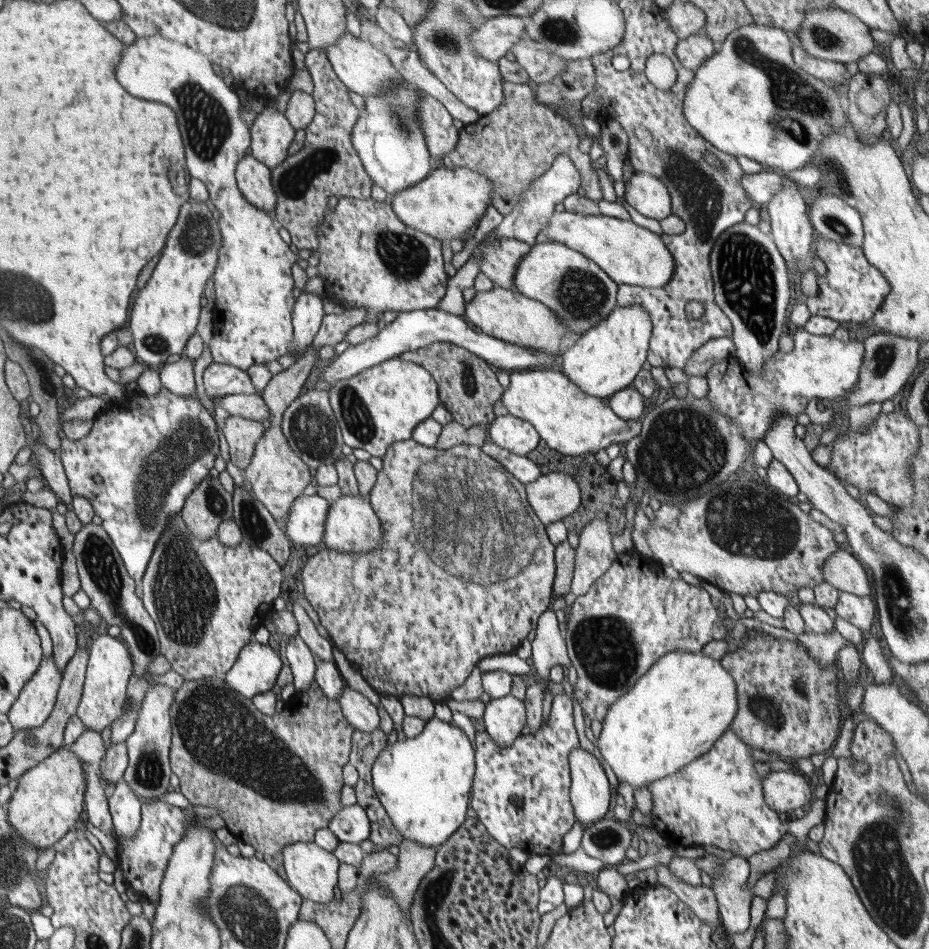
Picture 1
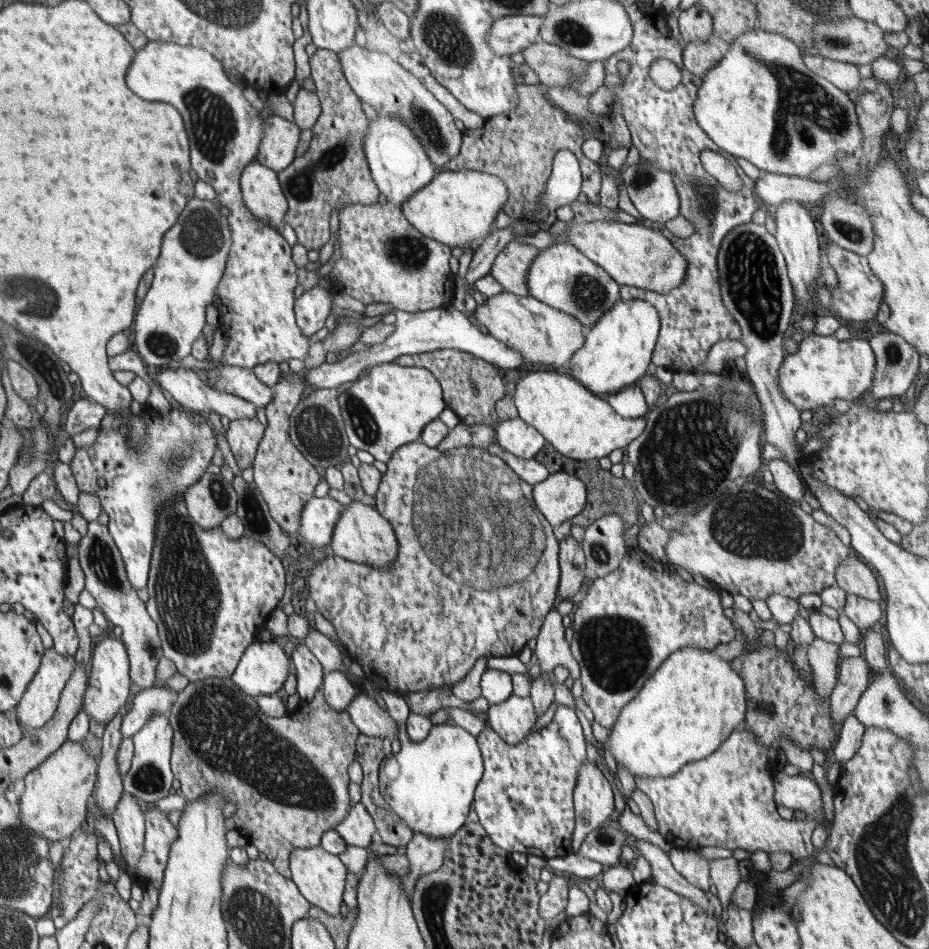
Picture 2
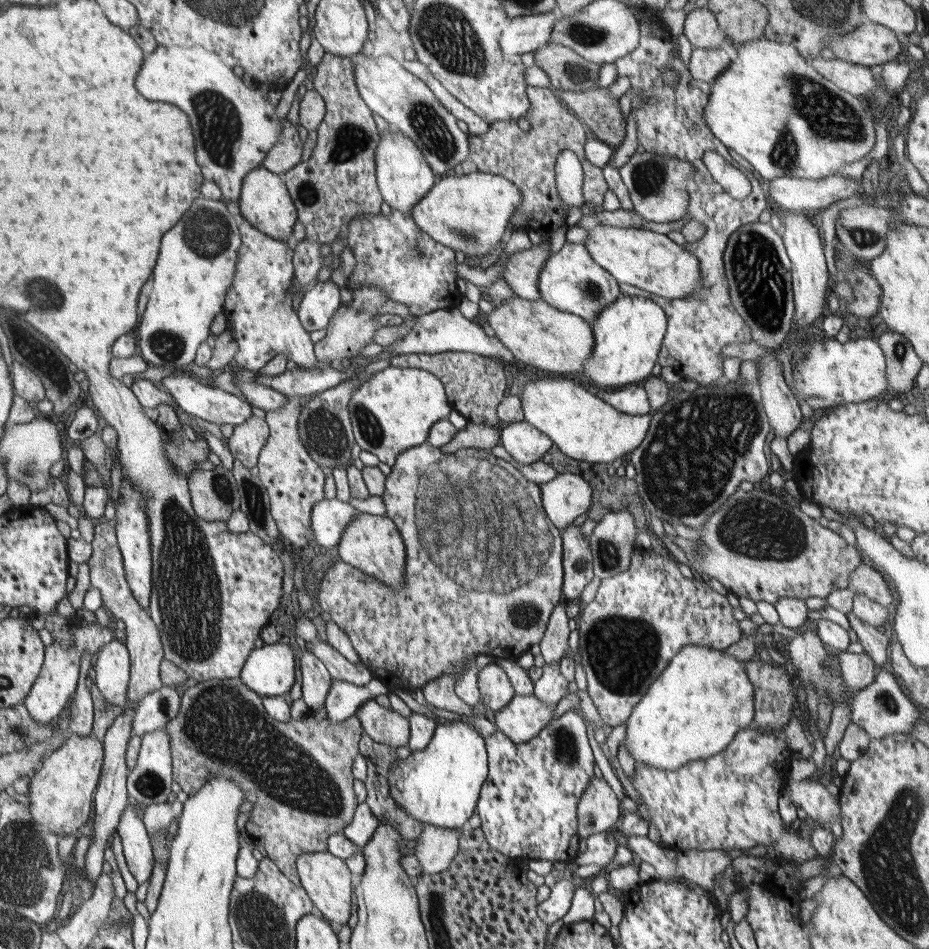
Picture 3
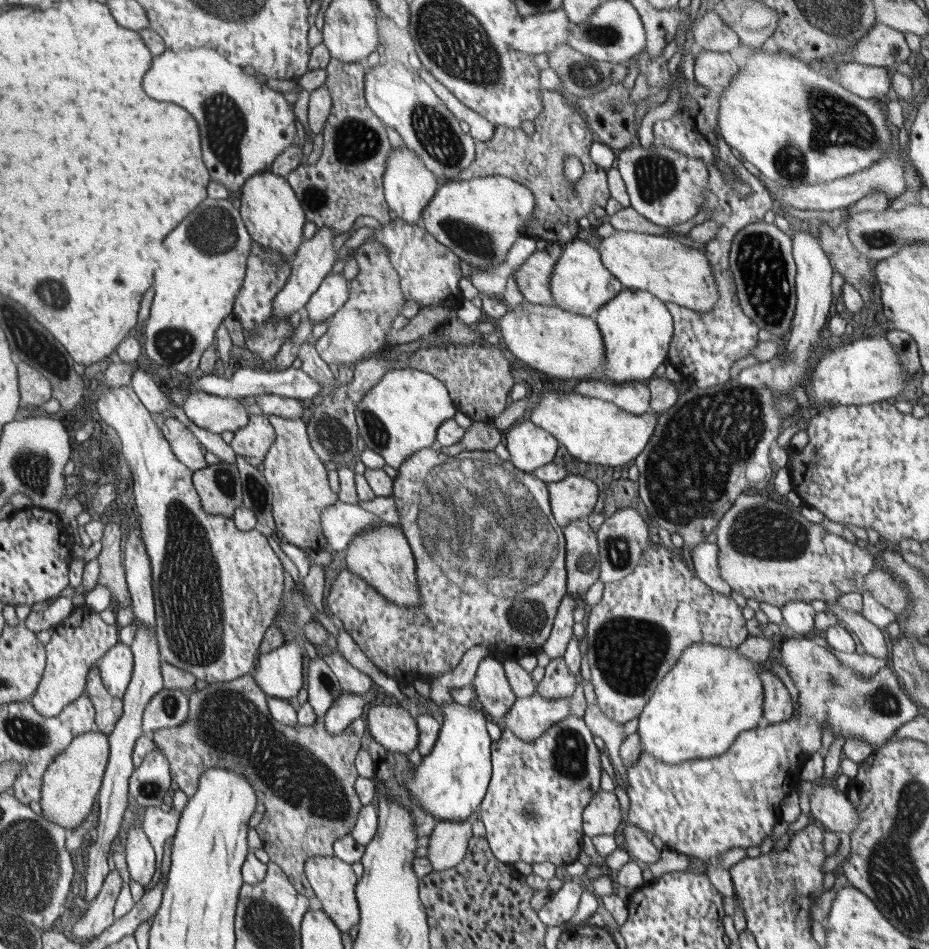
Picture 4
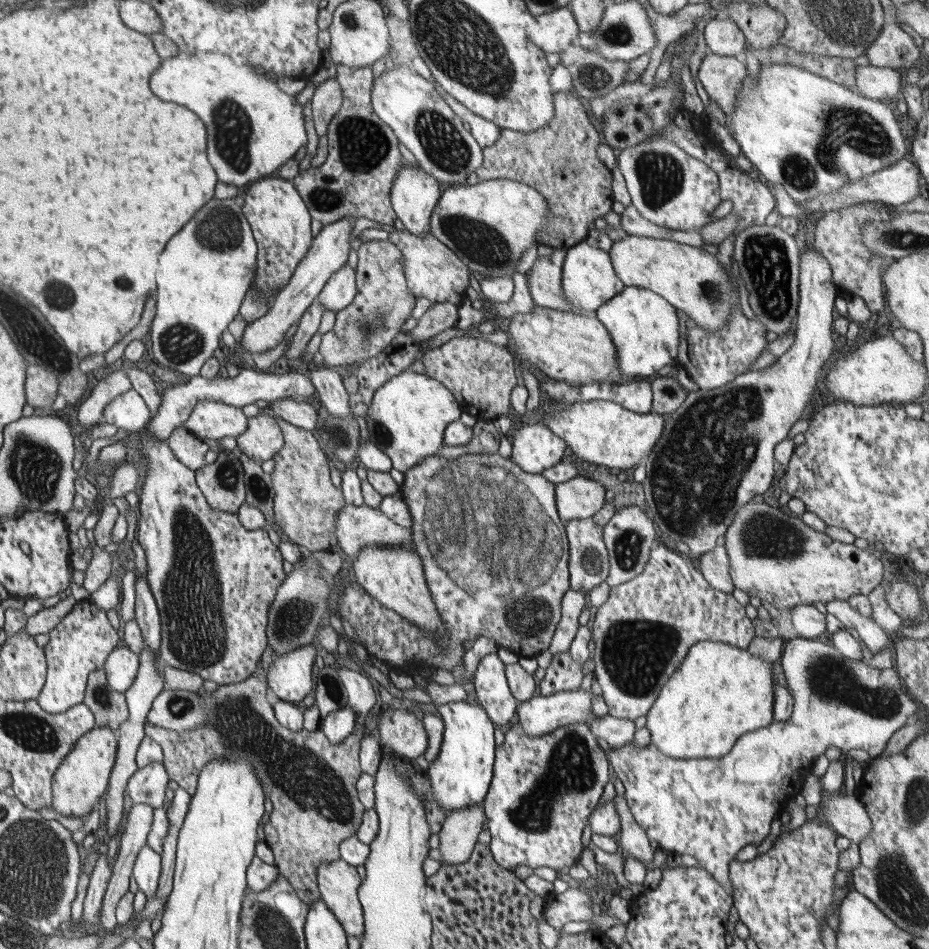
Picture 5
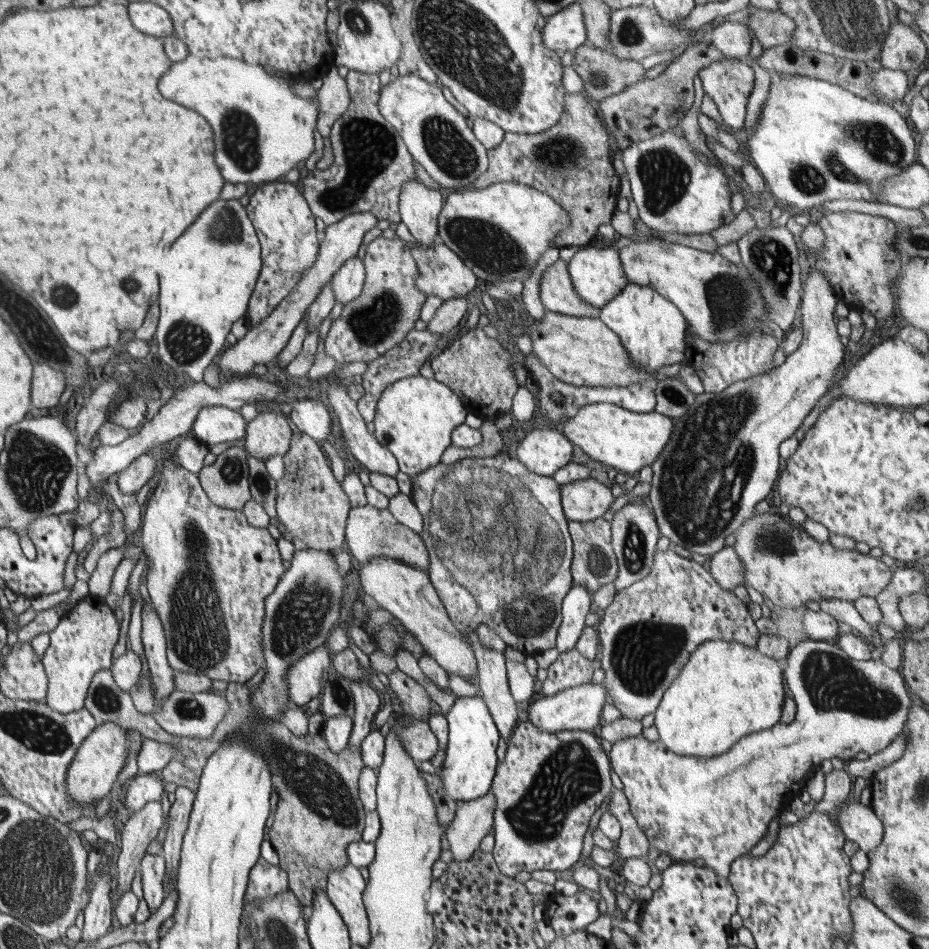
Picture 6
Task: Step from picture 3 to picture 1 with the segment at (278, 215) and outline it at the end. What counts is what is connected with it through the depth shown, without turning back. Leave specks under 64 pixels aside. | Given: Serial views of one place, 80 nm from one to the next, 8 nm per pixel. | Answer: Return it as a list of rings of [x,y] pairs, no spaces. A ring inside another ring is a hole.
[[[250,153],[237,166],[237,185],[250,205],[273,216],[276,209],[276,191],[271,179],[271,168]]]

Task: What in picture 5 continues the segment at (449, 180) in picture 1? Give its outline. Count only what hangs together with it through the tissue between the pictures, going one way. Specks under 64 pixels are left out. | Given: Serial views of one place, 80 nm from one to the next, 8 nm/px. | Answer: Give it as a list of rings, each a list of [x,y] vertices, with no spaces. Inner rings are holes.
[[[492,178],[476,184],[451,185],[440,194],[438,205],[430,217],[430,231],[439,242],[453,250],[462,263],[479,278],[514,276],[516,267],[526,249],[537,248],[538,233],[546,227],[548,202],[540,191],[527,184],[506,179]]]

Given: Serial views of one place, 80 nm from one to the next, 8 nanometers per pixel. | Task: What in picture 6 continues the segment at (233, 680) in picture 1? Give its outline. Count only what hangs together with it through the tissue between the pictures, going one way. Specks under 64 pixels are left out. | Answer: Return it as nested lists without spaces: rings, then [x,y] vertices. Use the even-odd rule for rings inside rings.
[[[324,647],[315,648],[312,652],[297,660],[286,672],[288,698],[296,706],[304,707],[312,699],[320,698],[322,693],[323,672],[330,668],[330,650]]]

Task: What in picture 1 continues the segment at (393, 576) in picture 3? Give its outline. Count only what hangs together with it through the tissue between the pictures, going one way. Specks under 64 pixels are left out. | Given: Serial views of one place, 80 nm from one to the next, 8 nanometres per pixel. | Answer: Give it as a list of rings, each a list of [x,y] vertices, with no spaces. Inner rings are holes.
[[[342,493],[341,499],[330,502],[323,538],[329,548],[340,552],[369,552],[383,545],[383,526],[368,499]]]

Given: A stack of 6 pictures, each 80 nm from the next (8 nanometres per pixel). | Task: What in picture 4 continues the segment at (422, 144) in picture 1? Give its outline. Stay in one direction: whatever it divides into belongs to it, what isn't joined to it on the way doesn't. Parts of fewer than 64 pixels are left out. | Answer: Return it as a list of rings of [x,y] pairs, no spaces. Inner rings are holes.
[[[407,146],[393,149],[387,156],[387,165],[383,174],[383,191],[389,210],[394,211],[402,221],[410,225],[421,225],[422,211],[430,205],[438,190],[438,182],[433,172],[426,168],[420,157]]]

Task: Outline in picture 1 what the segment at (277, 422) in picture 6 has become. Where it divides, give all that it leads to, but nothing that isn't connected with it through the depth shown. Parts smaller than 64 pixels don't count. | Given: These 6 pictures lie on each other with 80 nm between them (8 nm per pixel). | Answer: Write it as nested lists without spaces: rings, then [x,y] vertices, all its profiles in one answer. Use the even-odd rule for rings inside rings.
[[[229,416],[221,423],[230,448],[230,461],[243,471],[251,464],[257,442],[264,436],[265,428],[261,422],[240,416]]]

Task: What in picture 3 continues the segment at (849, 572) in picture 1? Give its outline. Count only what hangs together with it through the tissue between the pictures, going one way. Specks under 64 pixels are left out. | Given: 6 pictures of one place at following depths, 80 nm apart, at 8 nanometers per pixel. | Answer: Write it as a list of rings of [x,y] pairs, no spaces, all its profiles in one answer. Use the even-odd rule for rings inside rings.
[[[867,562],[859,564],[856,570],[851,570],[849,589],[856,592],[857,595],[860,593],[866,595],[890,611],[897,606],[891,586],[888,586],[882,574]]]

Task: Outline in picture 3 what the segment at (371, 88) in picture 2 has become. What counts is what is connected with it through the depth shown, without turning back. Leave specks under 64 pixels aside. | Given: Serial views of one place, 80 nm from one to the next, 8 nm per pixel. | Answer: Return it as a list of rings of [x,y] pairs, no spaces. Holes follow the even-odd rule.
[[[359,52],[350,56],[350,60],[355,64],[357,87],[367,107],[414,142],[435,173],[455,174],[469,156],[470,134],[458,127],[457,118],[436,98],[431,88],[390,56],[366,57]]]

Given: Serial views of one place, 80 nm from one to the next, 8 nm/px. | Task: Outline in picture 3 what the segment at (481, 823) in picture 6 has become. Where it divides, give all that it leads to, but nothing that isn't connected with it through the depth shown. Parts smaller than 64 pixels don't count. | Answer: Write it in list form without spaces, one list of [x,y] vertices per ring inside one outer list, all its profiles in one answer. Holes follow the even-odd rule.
[[[426,825],[417,839],[415,853],[422,865],[422,873],[436,874],[446,870],[448,864],[458,854],[461,834],[460,829],[444,829]]]

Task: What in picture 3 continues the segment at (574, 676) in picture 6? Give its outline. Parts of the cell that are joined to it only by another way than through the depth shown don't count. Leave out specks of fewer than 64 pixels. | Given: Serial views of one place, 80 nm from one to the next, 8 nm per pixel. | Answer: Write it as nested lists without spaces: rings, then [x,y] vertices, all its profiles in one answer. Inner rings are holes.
[[[559,662],[543,666],[543,674],[534,684],[533,695],[546,706],[554,706],[569,694],[570,682],[562,676]]]

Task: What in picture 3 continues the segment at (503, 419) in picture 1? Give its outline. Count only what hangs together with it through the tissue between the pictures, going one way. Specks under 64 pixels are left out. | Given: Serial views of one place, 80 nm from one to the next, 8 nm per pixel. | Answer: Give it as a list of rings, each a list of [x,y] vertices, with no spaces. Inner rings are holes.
[[[512,422],[500,428],[502,446],[520,464],[534,464],[552,448],[553,442],[547,434],[529,422]]]

